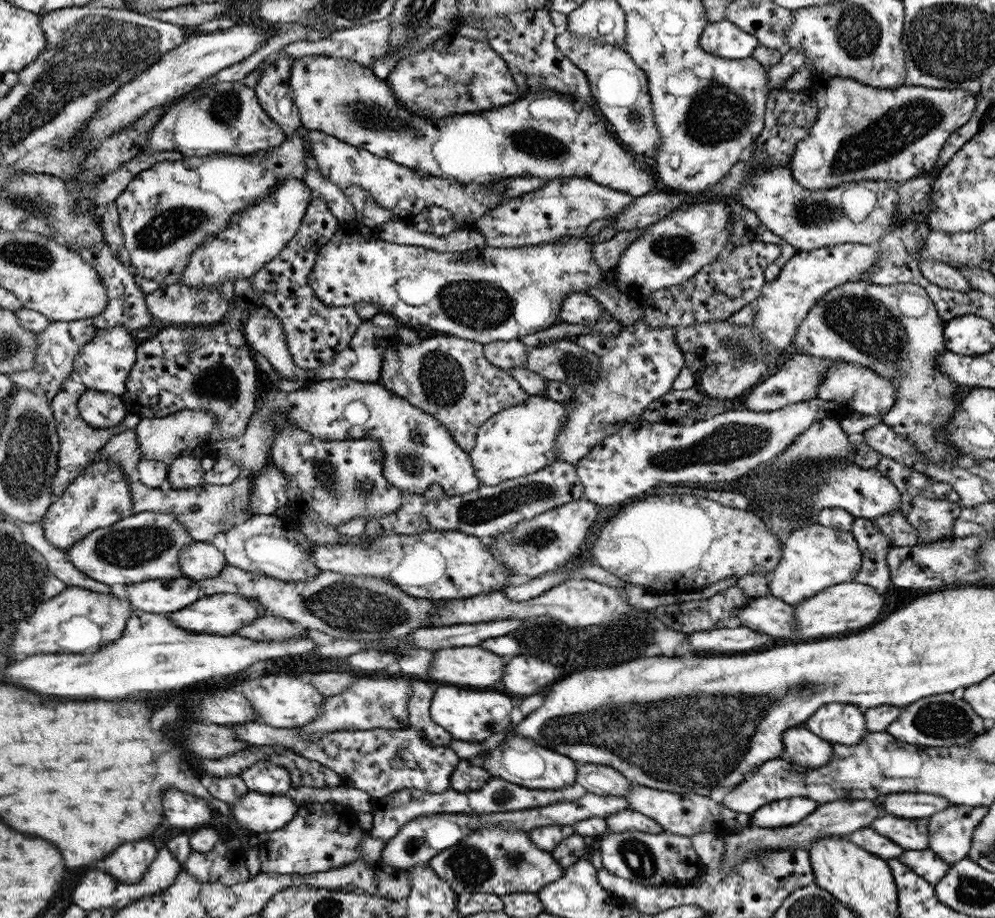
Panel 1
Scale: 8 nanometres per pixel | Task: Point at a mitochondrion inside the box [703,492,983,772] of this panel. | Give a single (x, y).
(941, 719)

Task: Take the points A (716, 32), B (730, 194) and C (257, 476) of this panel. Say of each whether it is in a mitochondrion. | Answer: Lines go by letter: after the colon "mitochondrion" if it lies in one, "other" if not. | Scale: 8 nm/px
A: other
B: other
C: other

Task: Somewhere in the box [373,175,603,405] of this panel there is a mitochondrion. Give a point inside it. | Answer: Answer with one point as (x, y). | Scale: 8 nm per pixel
(475, 304)

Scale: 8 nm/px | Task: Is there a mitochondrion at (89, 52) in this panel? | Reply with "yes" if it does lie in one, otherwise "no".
yes

